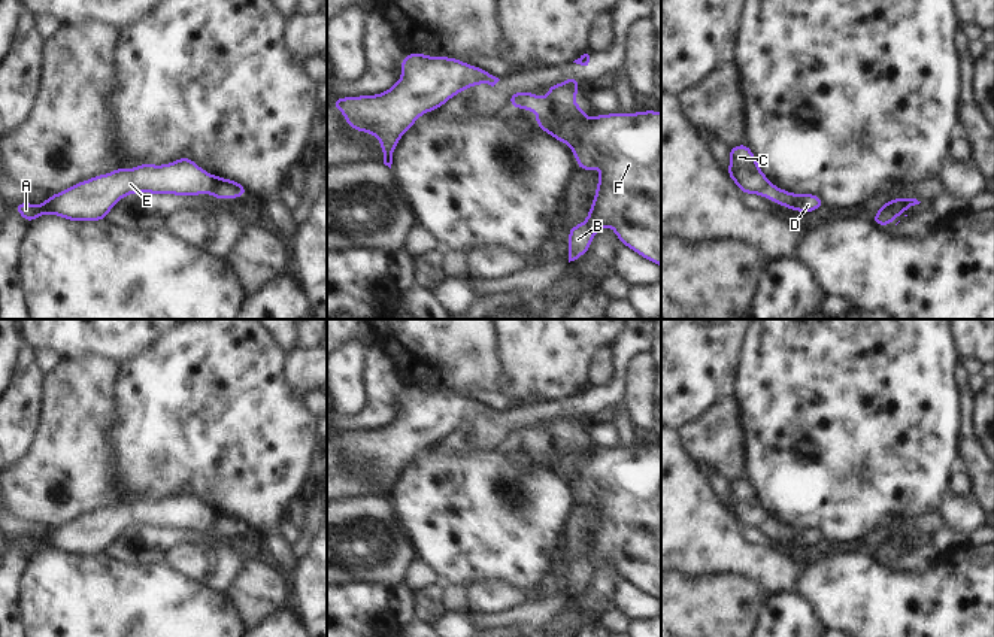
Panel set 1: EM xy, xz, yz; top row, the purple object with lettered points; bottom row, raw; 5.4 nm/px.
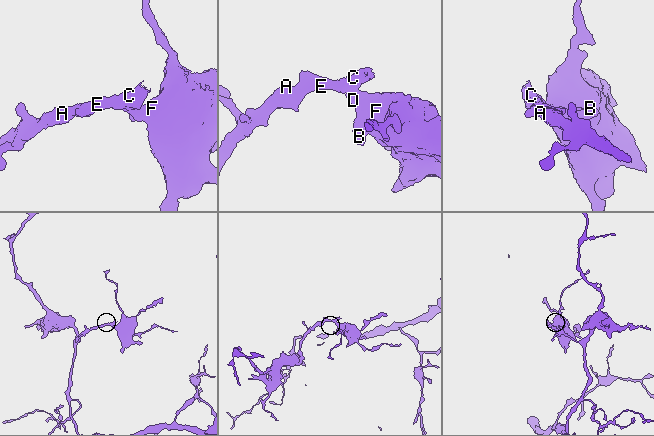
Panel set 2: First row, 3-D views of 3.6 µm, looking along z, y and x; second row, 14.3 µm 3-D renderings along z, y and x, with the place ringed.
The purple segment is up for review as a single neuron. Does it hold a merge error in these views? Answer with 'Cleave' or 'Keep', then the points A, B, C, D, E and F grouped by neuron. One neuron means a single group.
Keep. Groups: A B C D E F.

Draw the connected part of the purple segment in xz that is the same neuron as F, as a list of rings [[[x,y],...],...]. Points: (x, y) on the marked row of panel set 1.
[[[566,78],[561,85],[552,84],[545,98],[534,92],[509,95],[510,107],[534,110],[537,127],[572,148],[579,170],[601,170],[587,221],[569,230],[569,263],[582,257],[597,231],[609,225],[622,245],[661,267],[661,112],[613,112],[588,119],[573,101],[578,87],[578,79]]]

